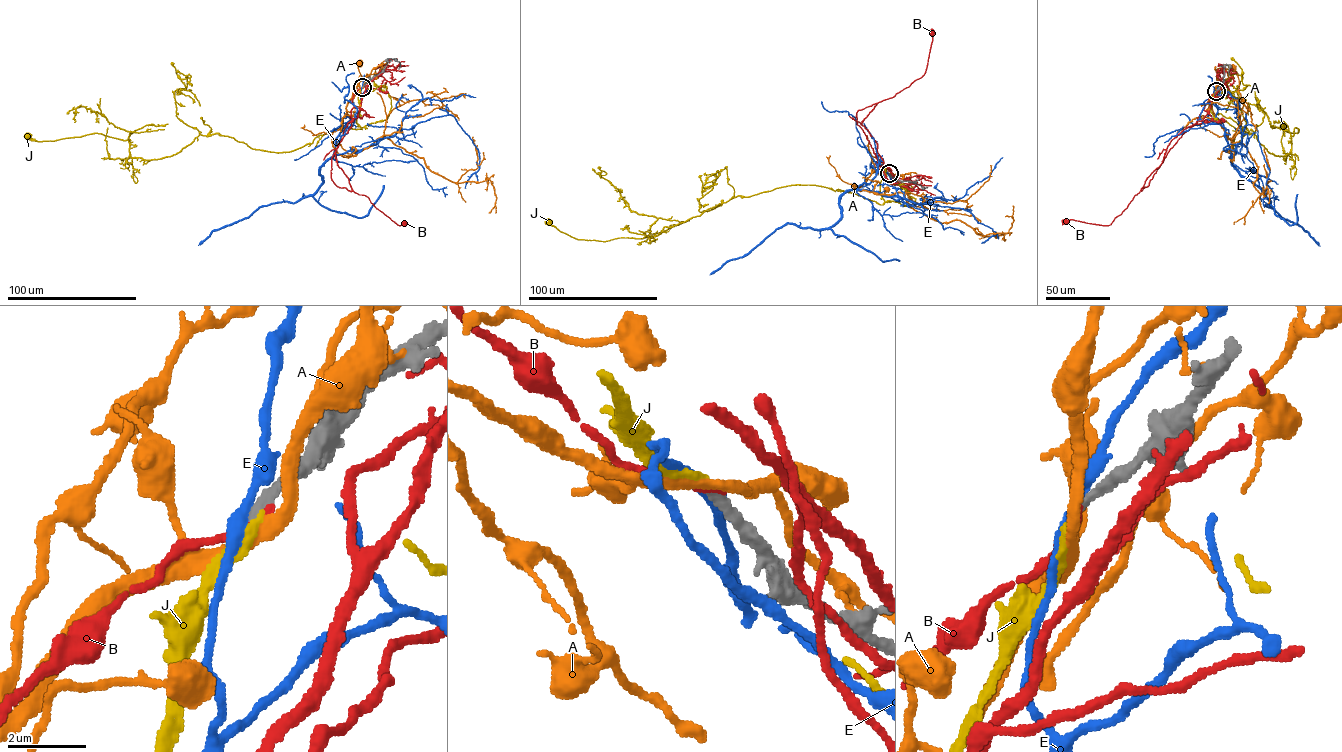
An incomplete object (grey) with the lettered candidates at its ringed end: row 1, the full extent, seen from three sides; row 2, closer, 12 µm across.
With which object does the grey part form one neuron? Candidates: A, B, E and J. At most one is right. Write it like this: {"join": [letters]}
{"join": ["J"]}

